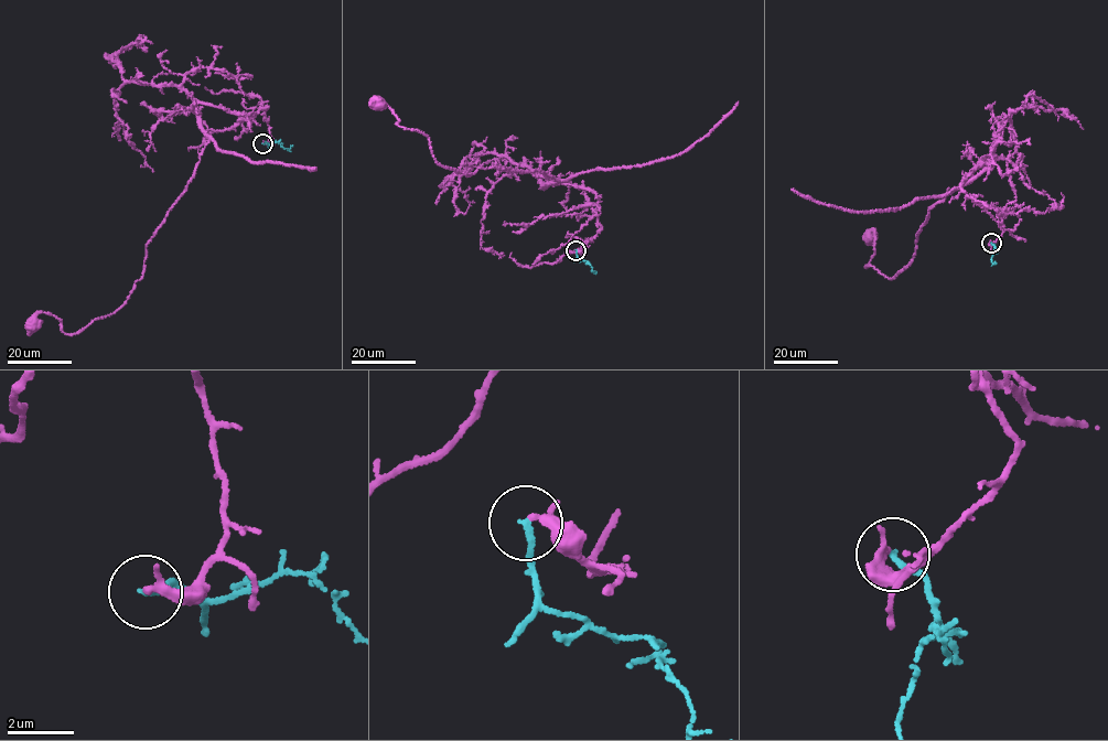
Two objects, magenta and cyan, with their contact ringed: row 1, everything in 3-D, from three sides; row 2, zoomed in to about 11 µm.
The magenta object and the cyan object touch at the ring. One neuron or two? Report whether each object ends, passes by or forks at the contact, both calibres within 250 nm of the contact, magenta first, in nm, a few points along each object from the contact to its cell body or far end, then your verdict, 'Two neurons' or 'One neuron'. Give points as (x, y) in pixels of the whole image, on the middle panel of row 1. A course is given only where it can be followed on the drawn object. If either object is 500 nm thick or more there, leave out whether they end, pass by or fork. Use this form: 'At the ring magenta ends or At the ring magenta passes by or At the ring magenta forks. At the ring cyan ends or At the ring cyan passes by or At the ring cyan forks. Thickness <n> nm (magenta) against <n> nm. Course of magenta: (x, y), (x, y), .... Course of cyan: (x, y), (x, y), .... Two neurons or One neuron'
At the ring magenta ends. At the ring cyan ends. Thickness 260 nm (magenta) against 190 nm. Course of magenta: (576, 249), (601, 228), (594, 193), (544, 186), (558, 182), (536, 170), (458, 172), (377, 104). Course of cyan: (576, 250), (578, 258), (588, 261), (592, 271), (595, 271). Two neurons

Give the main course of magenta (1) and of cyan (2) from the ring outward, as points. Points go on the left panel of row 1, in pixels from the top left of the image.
1: (262, 143), (268, 107), (196, 103), (208, 140), (127, 301), (72, 334), (44, 312), (33, 324)
2: (262, 143), (276, 141), (289, 149), (291, 145)

